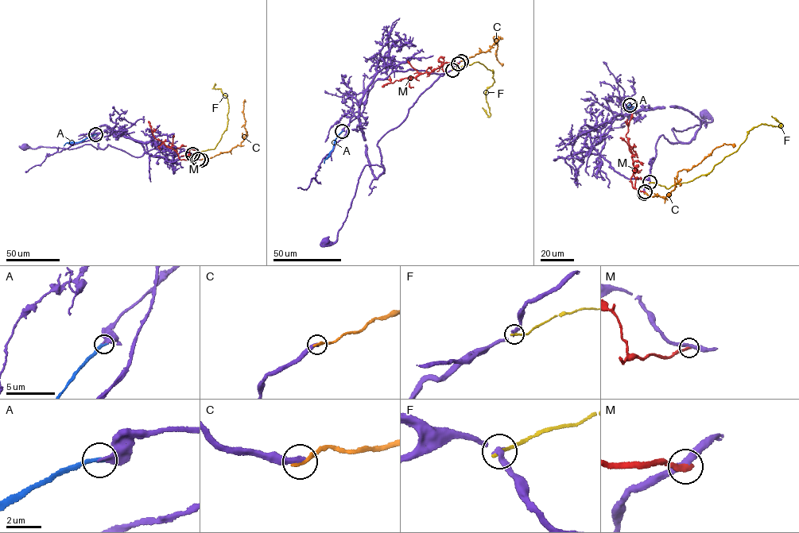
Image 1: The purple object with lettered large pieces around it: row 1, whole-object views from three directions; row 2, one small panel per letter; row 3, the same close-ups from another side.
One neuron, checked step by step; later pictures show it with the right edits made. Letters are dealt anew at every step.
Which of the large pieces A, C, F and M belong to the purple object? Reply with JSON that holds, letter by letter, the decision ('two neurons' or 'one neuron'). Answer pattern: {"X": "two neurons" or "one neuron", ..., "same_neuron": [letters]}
{"A": "one neuron", "C": "two neurons", "F": "two neurons", "M": "two neurons", "same_neuron": ["A"]}

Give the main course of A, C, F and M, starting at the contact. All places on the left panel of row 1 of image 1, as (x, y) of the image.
A: (95, 134), (63, 145)
C: (201, 160), (240, 145), (246, 133), (243, 101)
F: (192, 154), (215, 148), (226, 128), (227, 99), (220, 89), (215, 88), (215, 83)
M: (198, 159), (180, 160), (173, 149), (154, 137), (148, 121)

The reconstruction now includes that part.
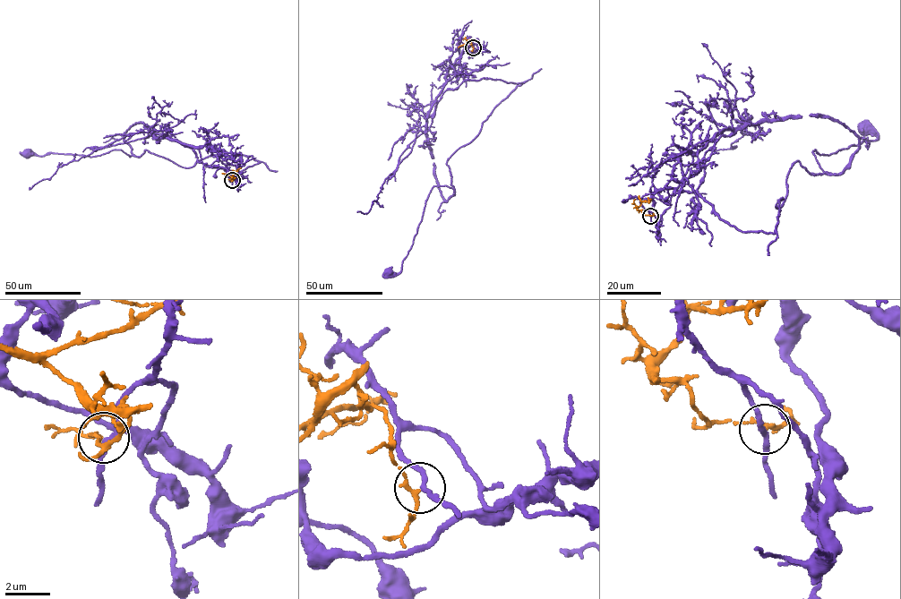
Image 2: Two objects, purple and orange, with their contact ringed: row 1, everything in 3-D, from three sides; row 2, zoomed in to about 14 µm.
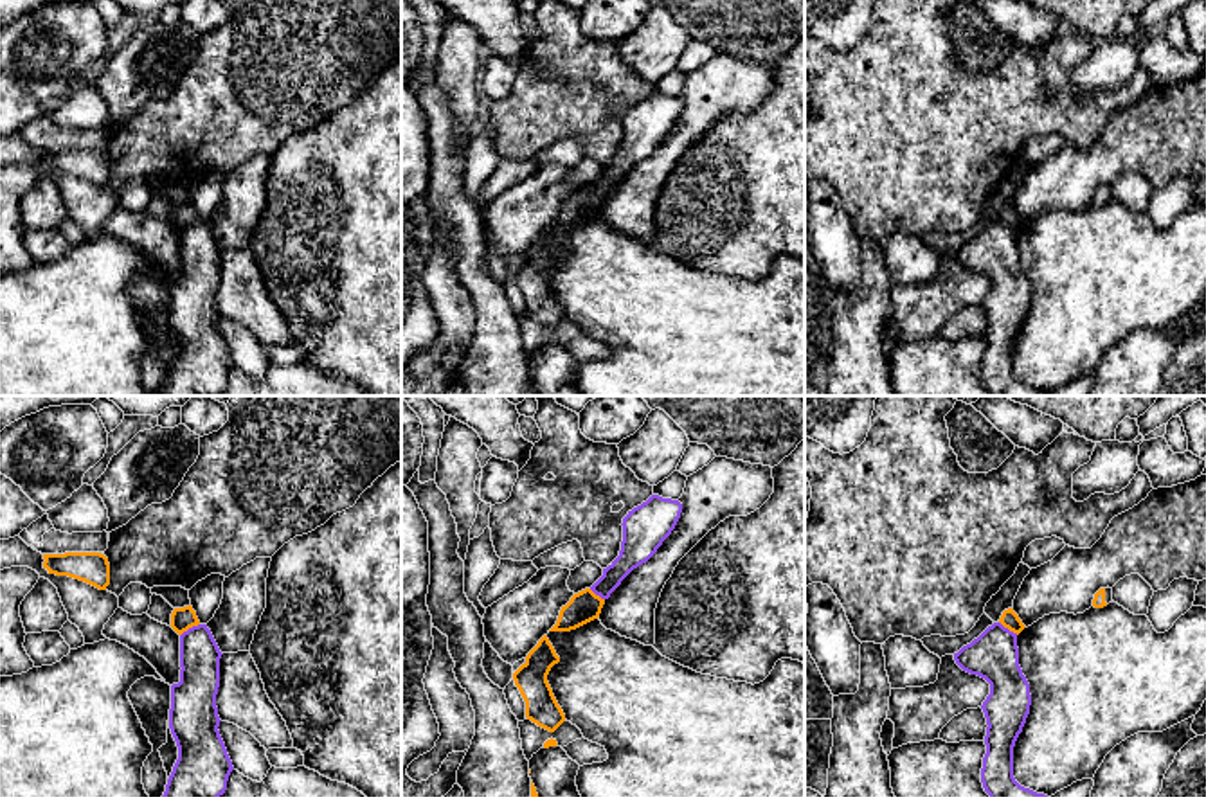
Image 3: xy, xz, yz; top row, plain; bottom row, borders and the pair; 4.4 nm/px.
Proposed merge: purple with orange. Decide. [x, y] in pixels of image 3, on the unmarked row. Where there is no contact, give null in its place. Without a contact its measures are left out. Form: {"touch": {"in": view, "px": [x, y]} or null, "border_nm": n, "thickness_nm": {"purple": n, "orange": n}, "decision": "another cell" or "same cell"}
{"touch": {"in": "xy", "px": [189, 225]}, "border_nm": 110, "thickness_nm": {"purple": 180, "orange": 100}, "decision": "another cell"}

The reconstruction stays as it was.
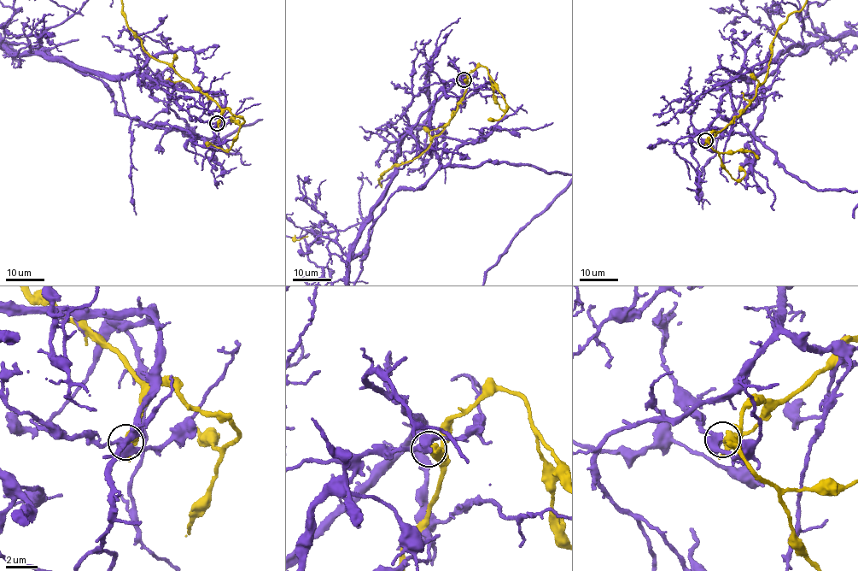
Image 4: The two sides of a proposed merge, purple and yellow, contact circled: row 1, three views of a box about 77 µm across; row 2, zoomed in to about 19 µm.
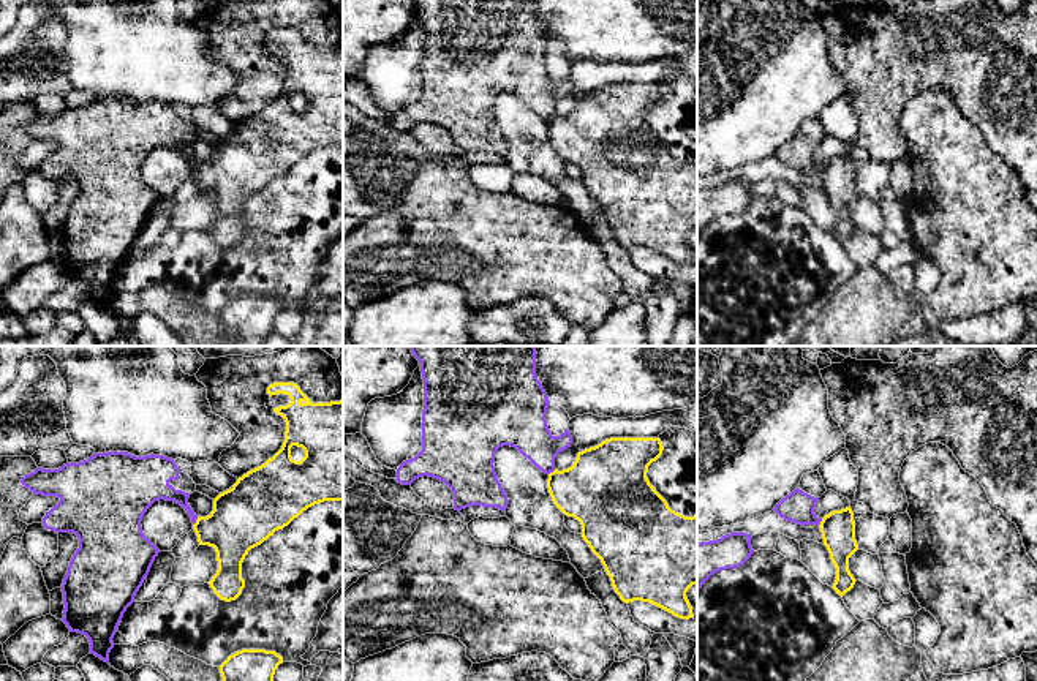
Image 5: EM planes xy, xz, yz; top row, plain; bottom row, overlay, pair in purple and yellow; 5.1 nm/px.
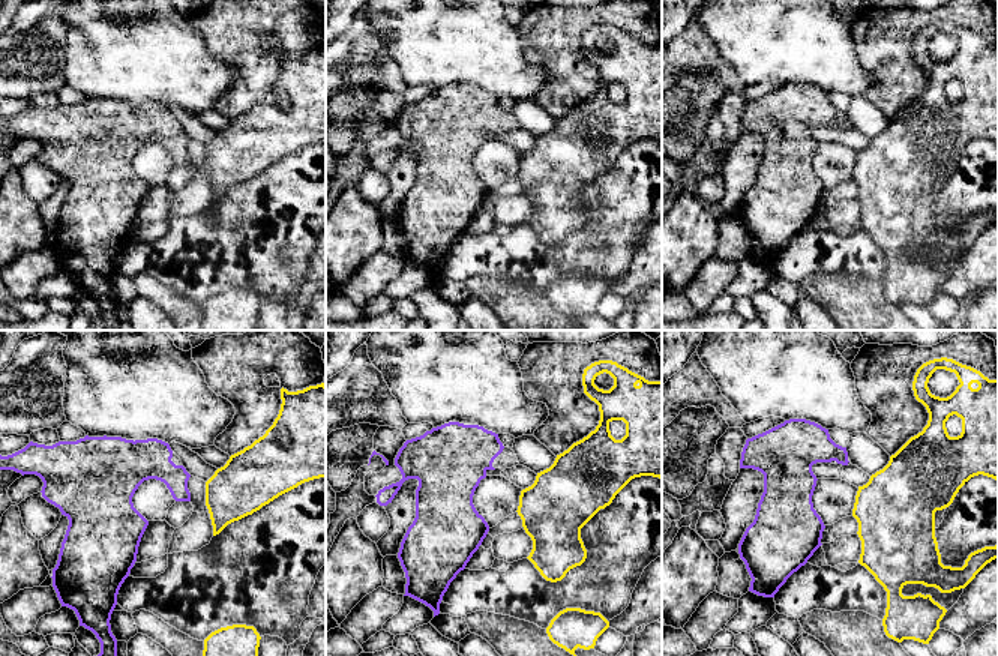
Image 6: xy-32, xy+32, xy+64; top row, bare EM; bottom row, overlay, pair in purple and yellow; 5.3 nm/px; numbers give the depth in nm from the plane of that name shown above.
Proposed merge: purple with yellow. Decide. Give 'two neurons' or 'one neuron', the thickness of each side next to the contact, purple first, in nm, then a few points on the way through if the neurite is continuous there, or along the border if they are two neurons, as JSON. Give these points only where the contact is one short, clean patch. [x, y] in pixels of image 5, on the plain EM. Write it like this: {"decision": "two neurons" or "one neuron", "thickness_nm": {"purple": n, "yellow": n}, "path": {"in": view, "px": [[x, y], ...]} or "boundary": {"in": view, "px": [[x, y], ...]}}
{"decision": "two neurons", "thickness_nm": {"purple": 110, "yellow": 320}, "boundary": {"in": "xy", "px": [[198, 163], [193, 171]]}}

